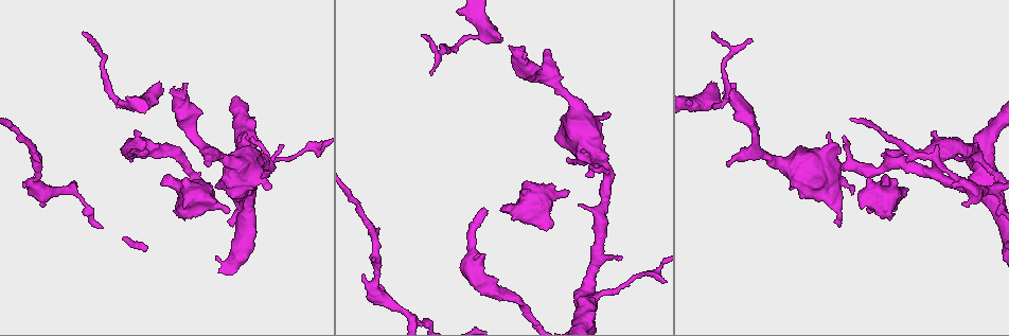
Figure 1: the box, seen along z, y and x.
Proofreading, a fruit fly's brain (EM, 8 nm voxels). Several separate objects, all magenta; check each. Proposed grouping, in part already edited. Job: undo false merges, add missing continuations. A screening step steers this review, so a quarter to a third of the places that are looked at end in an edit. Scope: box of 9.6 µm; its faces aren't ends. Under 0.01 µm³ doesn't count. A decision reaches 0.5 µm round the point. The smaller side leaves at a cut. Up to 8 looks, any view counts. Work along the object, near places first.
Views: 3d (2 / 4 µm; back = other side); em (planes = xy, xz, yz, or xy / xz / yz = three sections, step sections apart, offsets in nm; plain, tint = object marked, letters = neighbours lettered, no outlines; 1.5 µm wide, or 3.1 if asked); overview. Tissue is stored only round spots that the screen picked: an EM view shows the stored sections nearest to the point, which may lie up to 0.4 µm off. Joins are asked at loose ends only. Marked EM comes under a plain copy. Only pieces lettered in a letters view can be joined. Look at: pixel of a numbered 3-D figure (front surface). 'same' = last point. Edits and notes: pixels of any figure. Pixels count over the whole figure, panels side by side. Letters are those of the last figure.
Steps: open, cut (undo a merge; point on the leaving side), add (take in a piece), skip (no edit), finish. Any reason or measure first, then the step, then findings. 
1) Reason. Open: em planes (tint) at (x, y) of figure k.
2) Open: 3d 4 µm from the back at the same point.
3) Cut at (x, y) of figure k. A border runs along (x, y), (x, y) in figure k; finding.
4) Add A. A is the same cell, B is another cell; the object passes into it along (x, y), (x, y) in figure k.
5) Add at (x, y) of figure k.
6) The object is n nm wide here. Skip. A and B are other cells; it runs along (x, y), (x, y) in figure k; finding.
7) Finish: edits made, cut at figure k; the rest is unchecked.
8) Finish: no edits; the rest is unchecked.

Free end. Open: em planes (letters) at (752, 41) of figure 1.

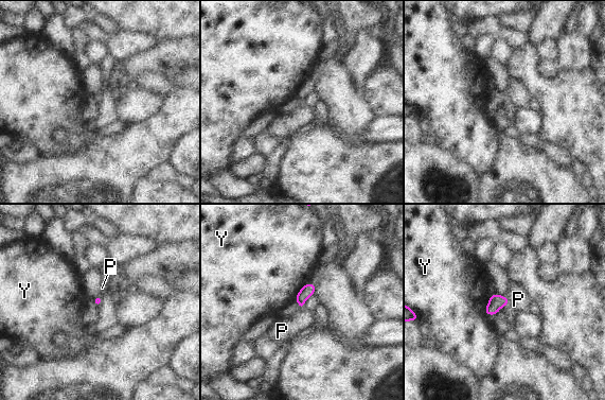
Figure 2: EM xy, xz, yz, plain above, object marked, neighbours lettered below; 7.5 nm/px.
Skip. P and Y are other cells; a border runs along (505, 295), (509, 305) in figure 2; no lettered piece goes on from it.

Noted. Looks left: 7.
Free end. Open: 3d 2 µm at (548, 49) of figure 1.

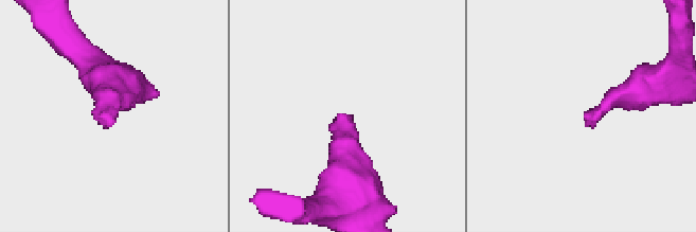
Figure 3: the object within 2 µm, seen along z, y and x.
Shape alone is not enough. Open: em yz step 4 (tint) at (103, 117) of figure 3.

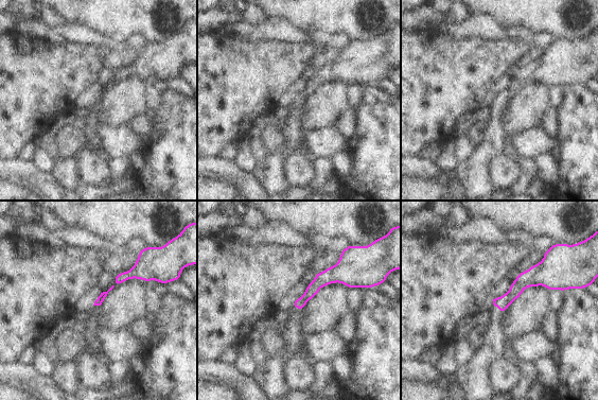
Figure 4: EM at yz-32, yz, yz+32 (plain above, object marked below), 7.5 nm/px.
Another direction. Open: em planes (letters) at the same point.

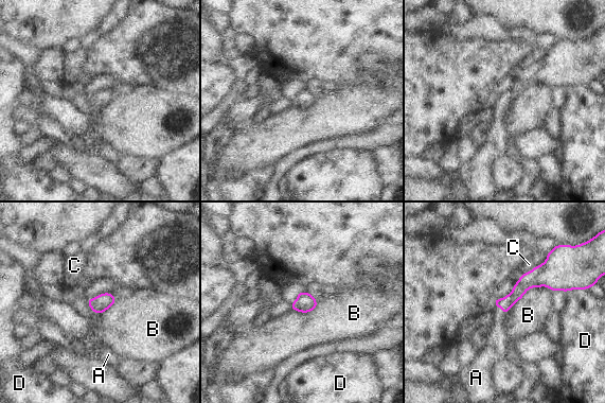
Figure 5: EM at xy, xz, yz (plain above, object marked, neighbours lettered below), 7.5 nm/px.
Add A. A is the same cell, B, C and D are other cells; the object passes into it along (522, 284), (501, 309), (497, 339) in figure 5; it goes on there.

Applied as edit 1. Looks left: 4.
See it whole again. Open: overview.

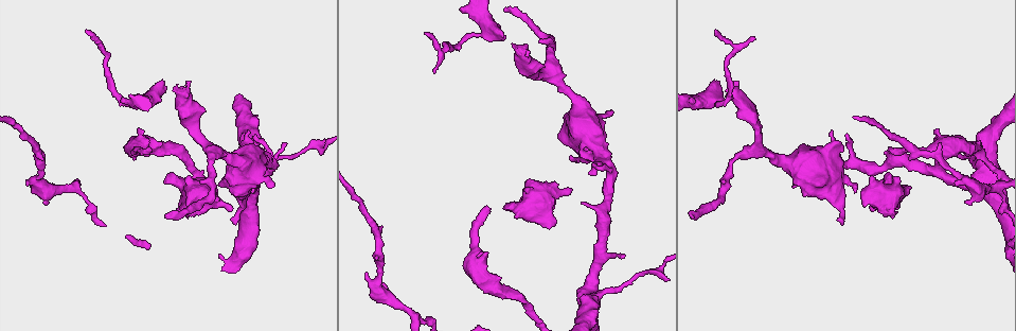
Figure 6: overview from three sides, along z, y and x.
Open: 3d 2 µm from the back at (147, 148) of figure 6.

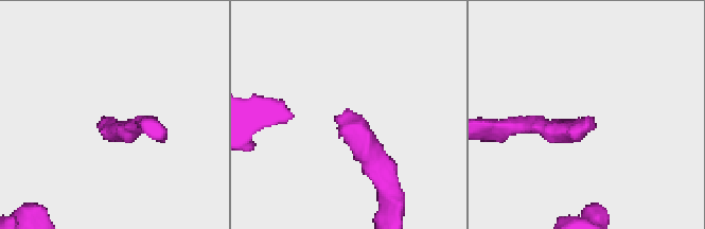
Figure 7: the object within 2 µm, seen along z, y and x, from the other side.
Open: em planes (letters) at (348, 111) of figure 7.

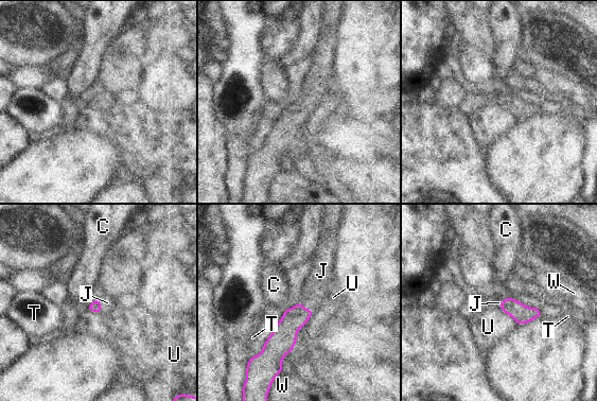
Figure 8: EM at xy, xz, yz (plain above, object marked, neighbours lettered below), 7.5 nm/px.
Add J. J is the same cell, C, T, U and W are other cells; the cell continues.

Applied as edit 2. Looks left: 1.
Finish: edits made, add at figure 5, add at figure 8; the rest is unchecked.

